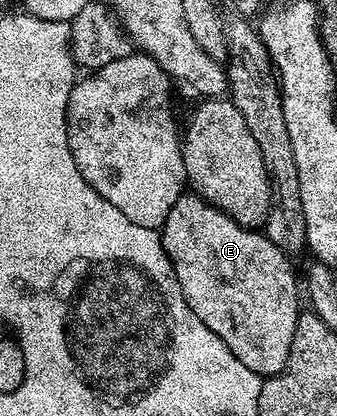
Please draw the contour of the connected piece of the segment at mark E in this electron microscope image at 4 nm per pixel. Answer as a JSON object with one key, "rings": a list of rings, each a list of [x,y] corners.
{"rings":[[[195,192],[181,194],[180,199],[174,204],[174,208],[170,208],[162,227],[162,241],[164,250],[172,260],[178,284],[182,288],[190,308],[198,316],[198,320],[202,320],[212,332],[218,335],[226,344],[226,348],[230,348],[230,352],[234,352],[234,356],[238,356],[238,360],[242,360],[242,364],[246,364],[246,368],[250,368],[255,374],[271,376],[282,372],[282,368],[286,364],[286,356],[290,356],[290,340],[294,340],[294,328],[298,324],[298,316],[302,312],[302,290],[298,285],[297,271],[295,274],[291,264],[288,263],[289,255],[276,247],[264,232],[256,228],[239,226],[234,220],[230,220],[230,216],[226,216],[226,212],[222,212],[217,206],[211,206],[206,199],[201,198]]]}

